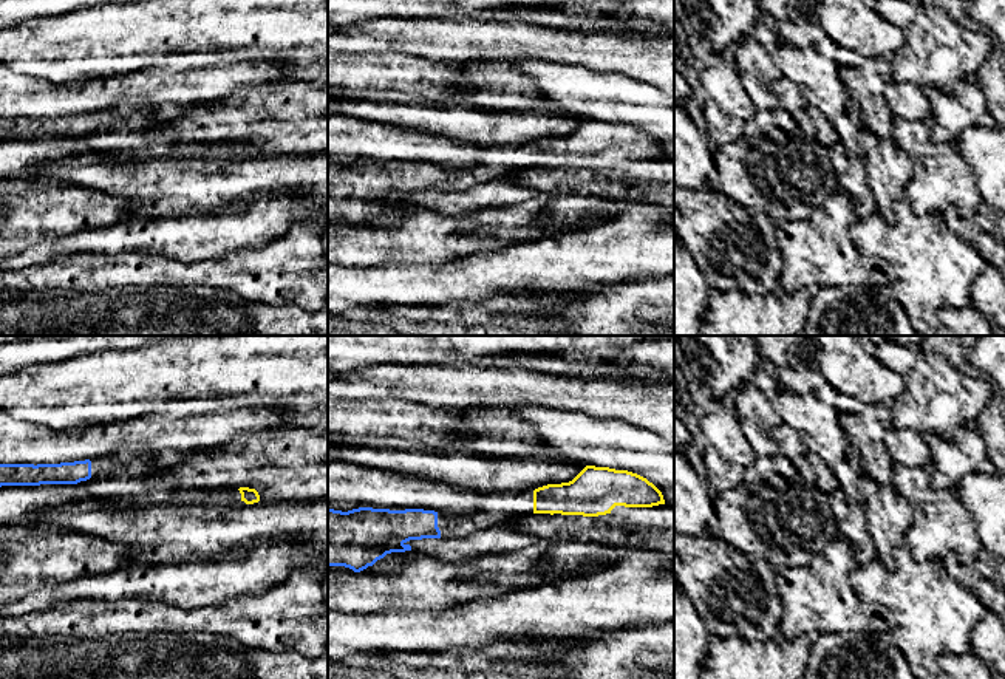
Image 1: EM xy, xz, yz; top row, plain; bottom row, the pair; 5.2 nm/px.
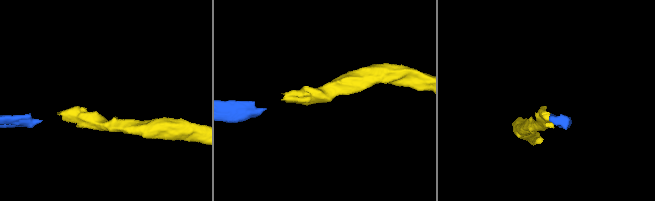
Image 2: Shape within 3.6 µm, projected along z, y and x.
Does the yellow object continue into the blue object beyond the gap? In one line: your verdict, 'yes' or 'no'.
yes

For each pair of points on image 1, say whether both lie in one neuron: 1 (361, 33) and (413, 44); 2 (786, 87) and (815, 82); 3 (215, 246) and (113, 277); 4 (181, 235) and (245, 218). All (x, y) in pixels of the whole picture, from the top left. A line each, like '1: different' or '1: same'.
1: same
2: different
3: different
4: same

